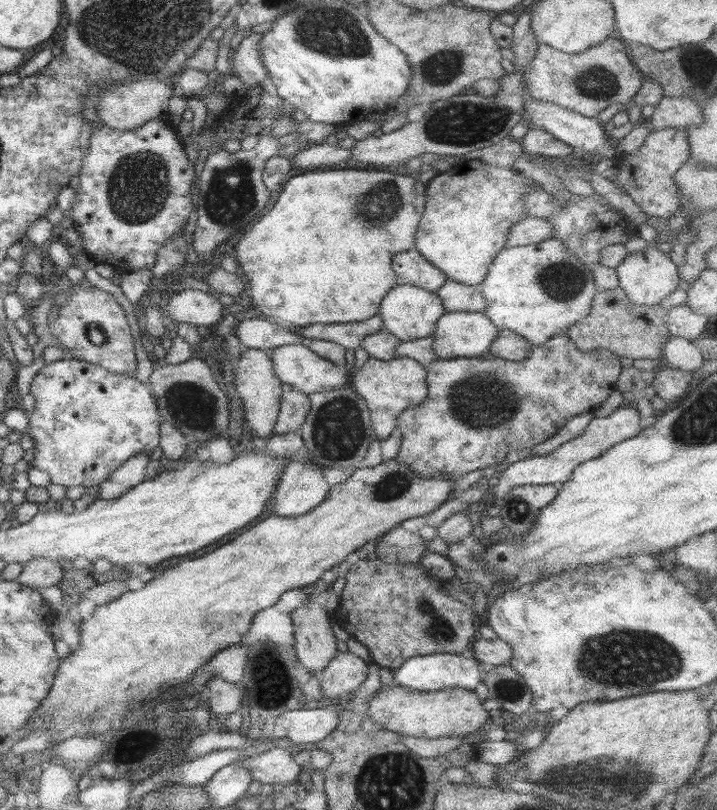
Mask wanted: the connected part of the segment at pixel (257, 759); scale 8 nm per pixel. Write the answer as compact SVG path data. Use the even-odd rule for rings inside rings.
M274 747L252 758L242 758L240 763L254 773L254 781L261 784L282 784L288 789L292 782L299 780L302 771L288 748Z

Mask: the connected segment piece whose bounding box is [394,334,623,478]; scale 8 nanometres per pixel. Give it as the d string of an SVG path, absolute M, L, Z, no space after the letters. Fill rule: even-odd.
M566 334L556 335L550 340L546 341L540 346L534 346L528 351L528 358L524 362L512 361L512 360L502 360L492 356L490 354L481 355L480 357L473 357L468 360L466 358L448 358L448 360L438 360L435 359L426 367L426 380L427 380L427 395L422 403L416 406L411 406L403 410L402 414L397 420L398 431L401 432L402 442L399 448L399 453L395 456L396 462L406 463L414 472L420 474L424 478L439 478L445 474L454 475L464 475L468 472L474 472L474 470L482 470L488 468L489 466L497 466L506 457L509 451L509 446L511 448L516 448L520 450L526 450L552 438L552 432L562 429L566 422L569 422L573 417L579 416L580 414L593 414L600 407L600 404L607 399L612 391L614 391L616 381L620 376L621 370L623 369L622 363L619 357L607 349L597 349L589 352L581 352L576 346L569 340ZM510 388L514 390L514 398L516 398L516 406L514 406L514 412L512 412L512 418L508 420L508 398L510 398Z

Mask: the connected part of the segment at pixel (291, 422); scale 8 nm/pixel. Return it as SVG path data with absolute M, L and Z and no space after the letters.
M282 383L282 398L275 434L299 432L311 410L311 400L306 393L296 390L291 384Z

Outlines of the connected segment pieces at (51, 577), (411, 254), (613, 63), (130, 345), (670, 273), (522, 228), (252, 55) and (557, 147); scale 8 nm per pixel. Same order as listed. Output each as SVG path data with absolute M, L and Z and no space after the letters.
M37 557L24 565L22 572L17 576L18 582L35 590L50 588L61 582L63 569L58 562Z
M416 248L395 254L391 265L397 284L410 284L436 293L447 280L440 269L429 263Z
M607 38L598 46L584 52L568 54L557 51L547 44L539 44L530 66L523 75L528 95L551 102L569 111L579 112L591 119L610 104L628 104L642 86L644 75L626 55L626 43L621 38Z
M71 286L68 303L58 310L56 319L48 326L50 334L62 344L70 358L100 365L110 372L126 375L136 370L136 356L132 330L120 304L108 292L92 286L90 291Z
M649 245L642 252L628 253L615 272L618 276L619 287L634 306L648 307L668 303L668 296L678 289L681 282L678 266L668 253L658 249L658 245Z
M528 216L509 229L505 247L526 246L553 238L554 225L548 219Z
M252 33L247 37L243 37L238 48L232 54L230 74L238 77L249 87L263 83L269 77L264 64L262 64L259 43L262 37L260 33Z
M530 127L520 141L524 150L534 156L551 156L554 159L568 160L573 154L573 148L569 144L538 127Z

